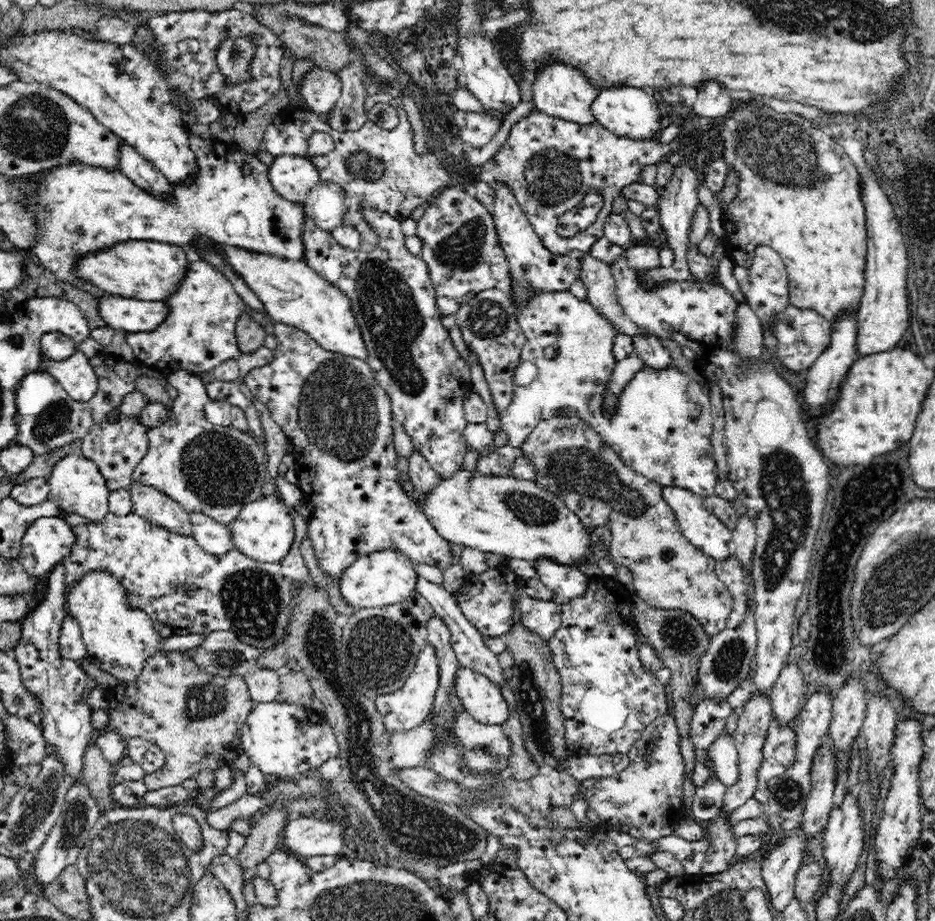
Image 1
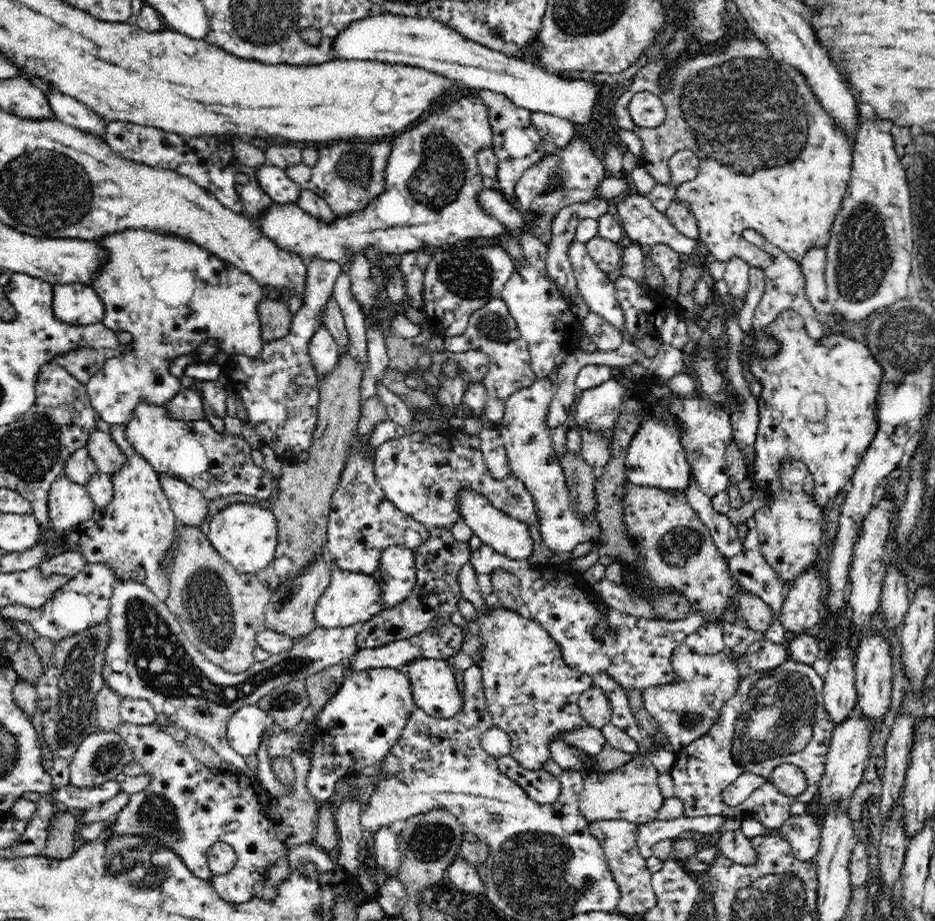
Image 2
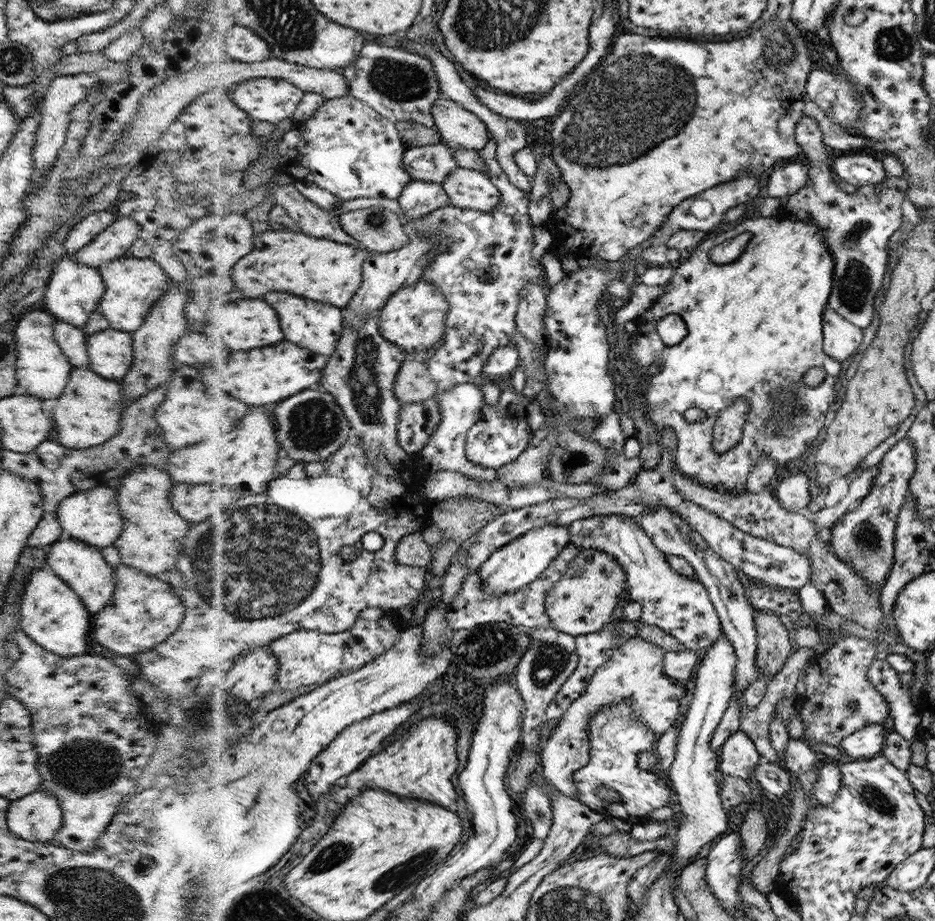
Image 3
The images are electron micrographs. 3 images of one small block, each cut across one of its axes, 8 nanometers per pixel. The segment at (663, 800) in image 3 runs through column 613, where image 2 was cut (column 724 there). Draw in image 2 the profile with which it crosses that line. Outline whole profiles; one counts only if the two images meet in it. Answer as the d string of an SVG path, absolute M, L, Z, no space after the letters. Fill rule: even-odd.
M789 659L773 670L762 673L753 673L741 678L738 690L734 696L727 700L722 707L720 716L710 728L708 734L701 736L675 751L675 761L671 768L671 777L674 780L674 797L682 800L684 816L689 818L702 816L737 817L741 821L752 818L760 821L766 829L776 832L786 824L791 816L790 806L795 802L808 804L815 803L818 798L818 784L823 773L823 764L829 751L831 736L835 724L827 716L823 703L824 677L818 675L814 667ZM781 764L794 764L804 771L807 778L807 790L799 796L785 796L770 782L773 769ZM743 772L752 772L762 778L766 783L750 794L749 798L739 806L730 807L724 804L721 796L723 790Z

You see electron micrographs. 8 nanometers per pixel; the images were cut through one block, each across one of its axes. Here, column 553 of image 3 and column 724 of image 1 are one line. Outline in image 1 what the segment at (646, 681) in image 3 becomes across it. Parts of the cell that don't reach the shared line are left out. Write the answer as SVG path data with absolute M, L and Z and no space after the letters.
M722 732L707 749L708 758L714 765L714 772L725 787L738 782L738 751L733 736Z

